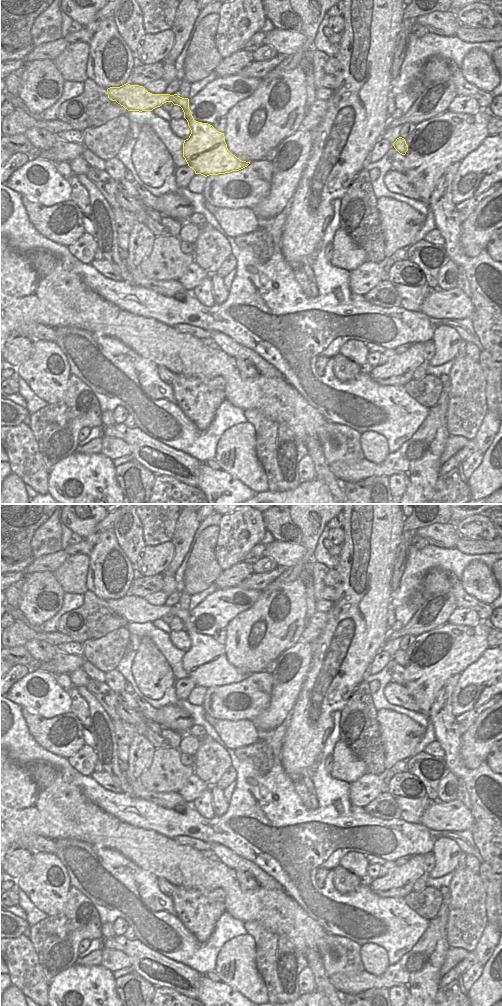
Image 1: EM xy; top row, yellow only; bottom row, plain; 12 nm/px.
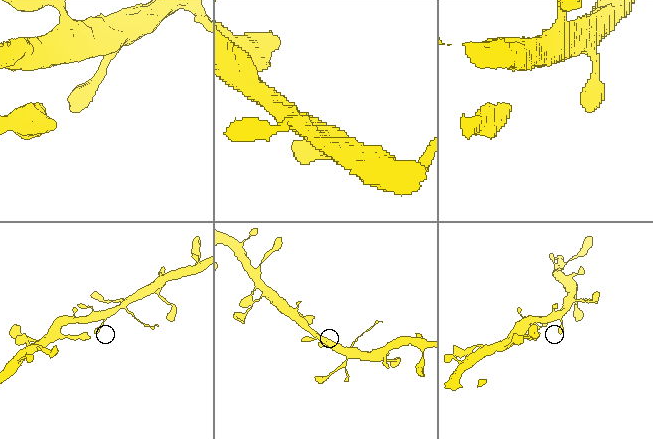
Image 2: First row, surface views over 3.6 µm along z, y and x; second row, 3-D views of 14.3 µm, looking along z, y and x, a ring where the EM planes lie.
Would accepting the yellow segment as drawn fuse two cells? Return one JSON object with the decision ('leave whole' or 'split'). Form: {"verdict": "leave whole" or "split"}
{"verdict": "split"}

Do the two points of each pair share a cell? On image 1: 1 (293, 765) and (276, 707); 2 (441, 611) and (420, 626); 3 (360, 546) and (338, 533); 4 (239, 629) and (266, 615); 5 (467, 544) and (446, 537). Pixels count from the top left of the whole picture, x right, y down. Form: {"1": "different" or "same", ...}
{"1": "different", "2": "same", "3": "different", "4": "same", "5": "different"}

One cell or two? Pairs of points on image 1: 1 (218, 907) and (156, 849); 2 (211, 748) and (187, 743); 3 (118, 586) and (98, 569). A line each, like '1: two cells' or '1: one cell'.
1: two cells
2: two cells
3: one cell

